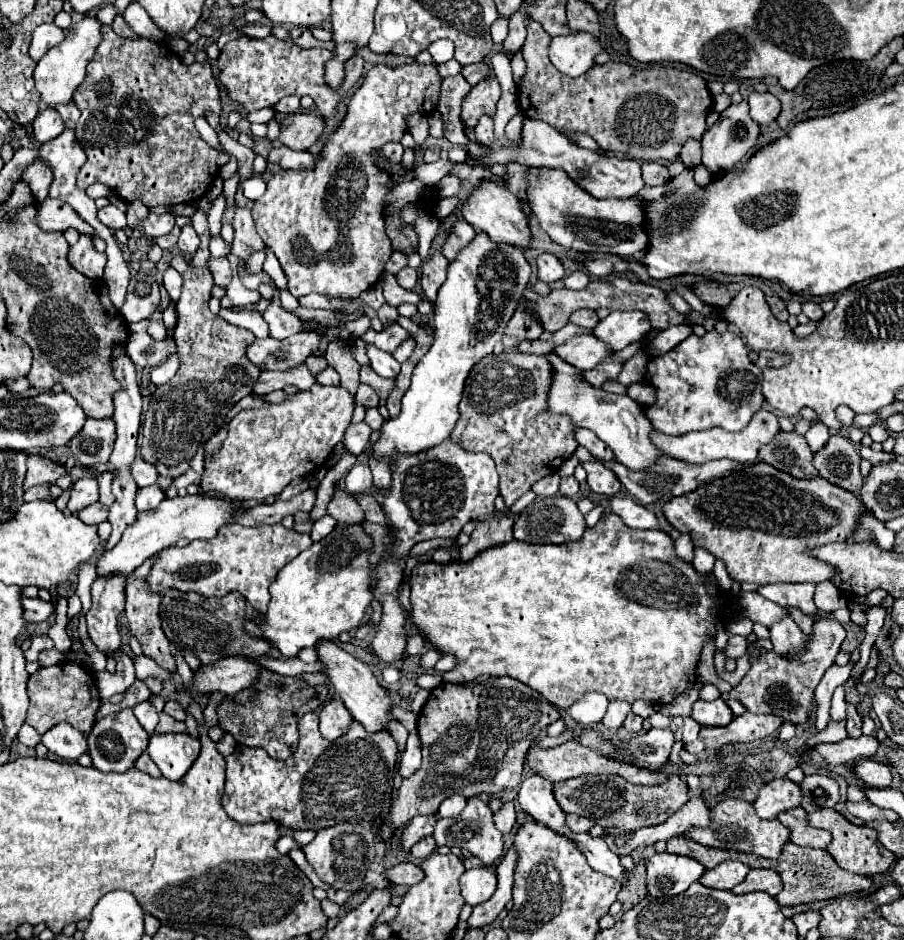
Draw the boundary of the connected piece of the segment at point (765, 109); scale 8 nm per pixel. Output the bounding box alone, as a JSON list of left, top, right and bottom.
[747,93,781,125]

